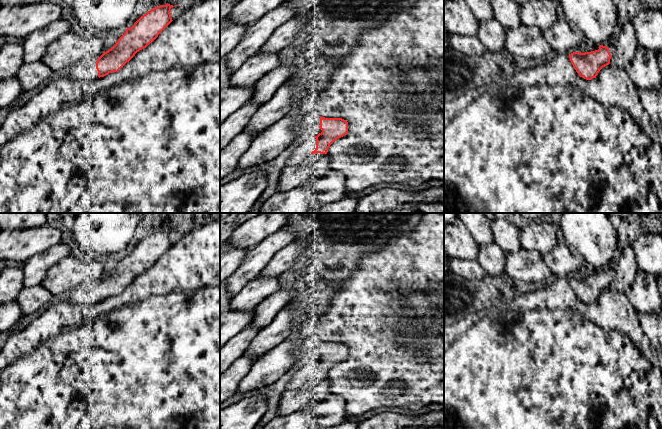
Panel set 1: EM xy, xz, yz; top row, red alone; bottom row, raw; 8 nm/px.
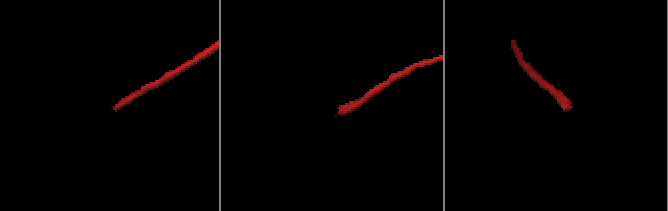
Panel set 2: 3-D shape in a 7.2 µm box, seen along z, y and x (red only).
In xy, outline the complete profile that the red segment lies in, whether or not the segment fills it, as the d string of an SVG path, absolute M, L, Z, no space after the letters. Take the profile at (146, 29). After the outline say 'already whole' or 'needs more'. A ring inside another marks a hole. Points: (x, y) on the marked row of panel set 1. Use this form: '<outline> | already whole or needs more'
M166 4L154 7L141 16L116 44L98 58L82 59L65 73L74 81L91 81L118 72L137 52L146 48L173 21L171 8Z | needs more

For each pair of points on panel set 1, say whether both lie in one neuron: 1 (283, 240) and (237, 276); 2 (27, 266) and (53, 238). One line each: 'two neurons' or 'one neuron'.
1: one neuron
2: two neurons

